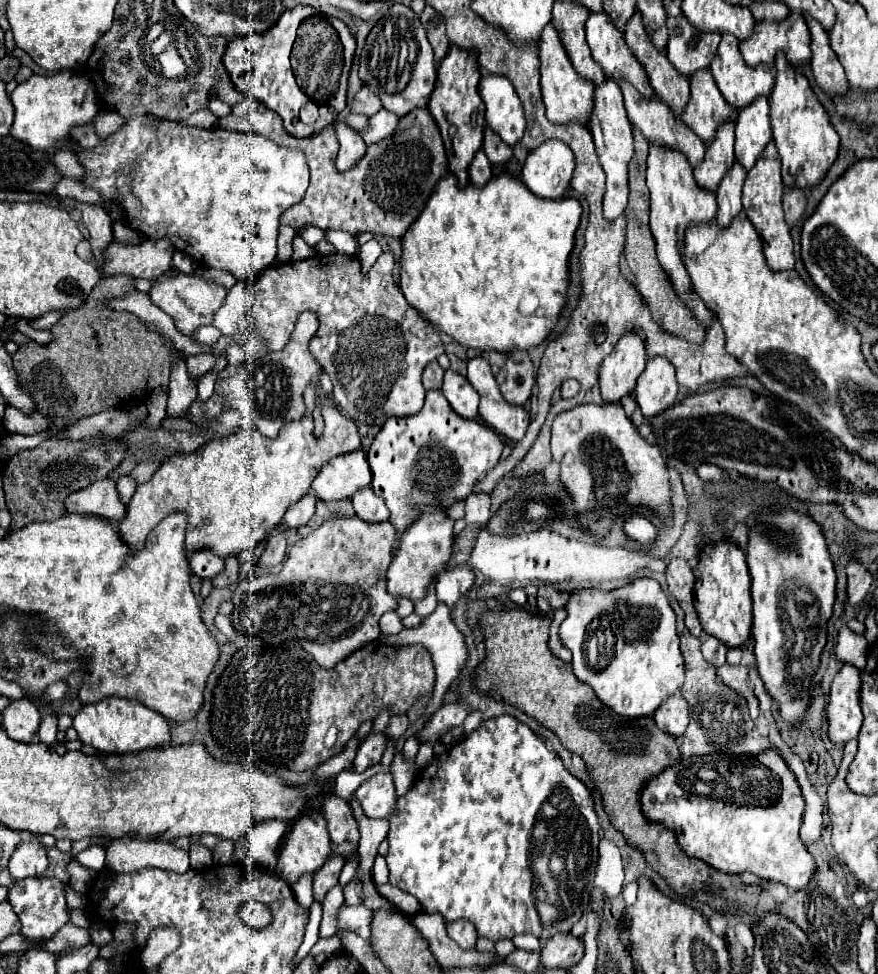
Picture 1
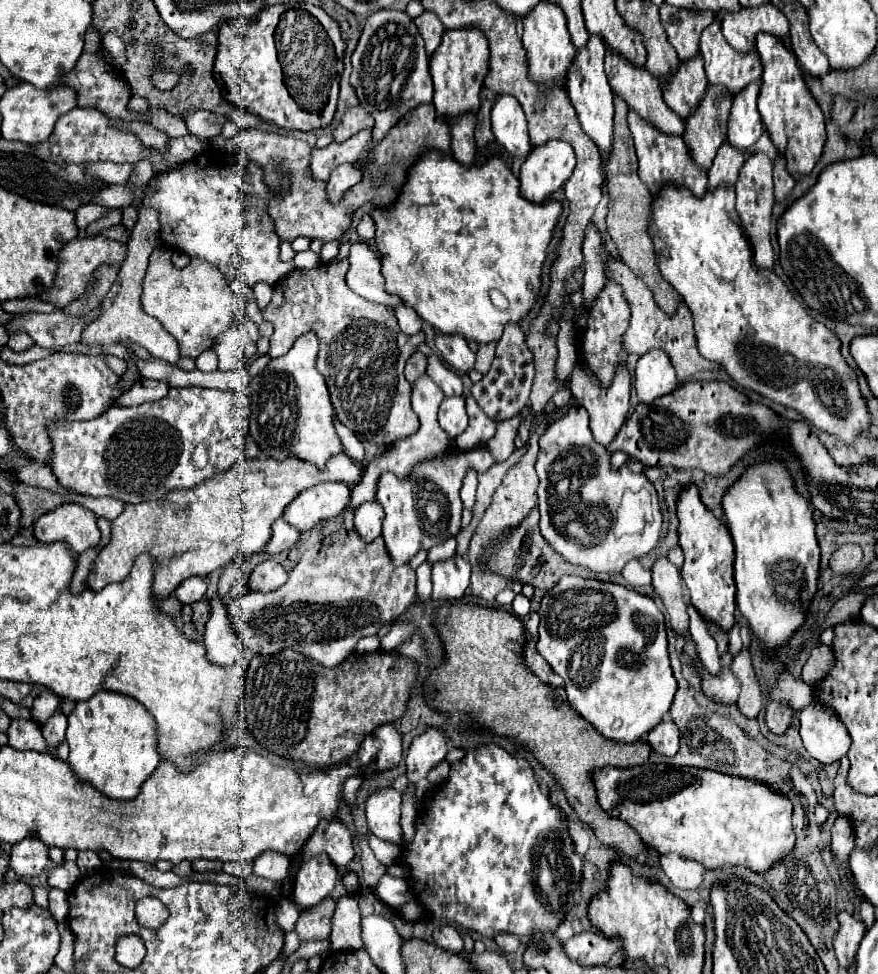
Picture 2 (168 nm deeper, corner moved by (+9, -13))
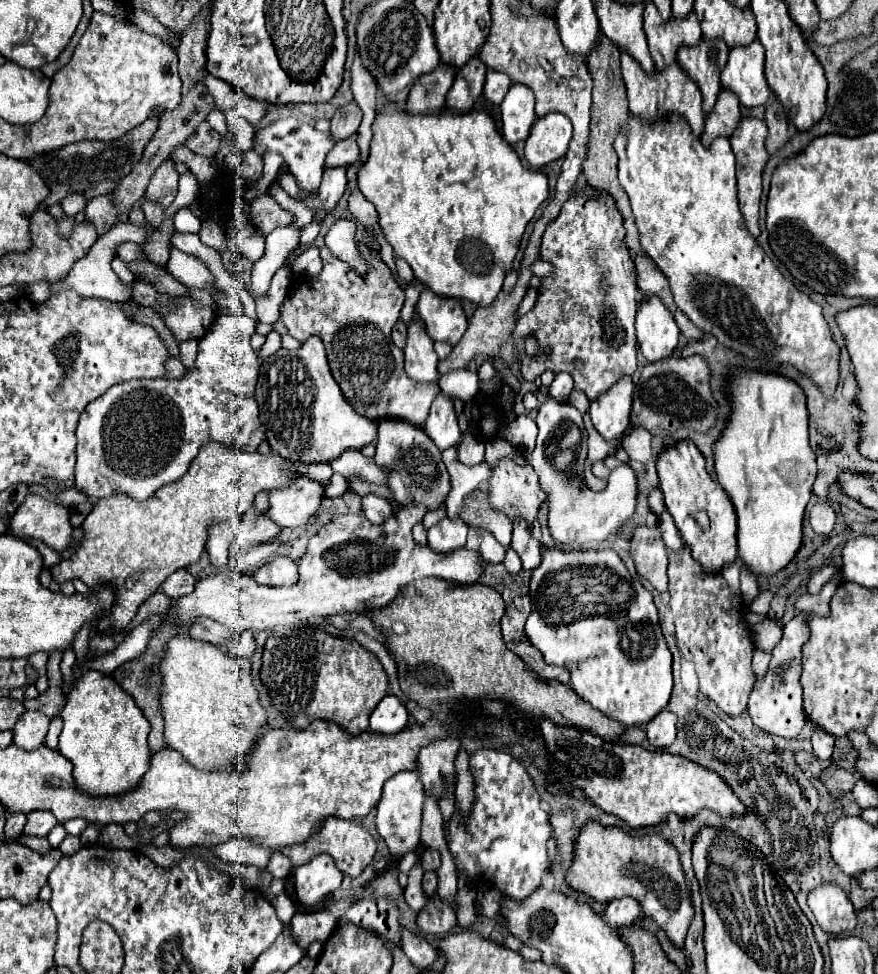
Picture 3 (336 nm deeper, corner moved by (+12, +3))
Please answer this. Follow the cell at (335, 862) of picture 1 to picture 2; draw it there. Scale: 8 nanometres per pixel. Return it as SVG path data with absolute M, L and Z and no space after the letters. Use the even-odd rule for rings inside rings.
M328 896L314 908L302 910L298 922L296 922L296 932L300 940L324 940L330 936L330 918L334 912L334 900Z

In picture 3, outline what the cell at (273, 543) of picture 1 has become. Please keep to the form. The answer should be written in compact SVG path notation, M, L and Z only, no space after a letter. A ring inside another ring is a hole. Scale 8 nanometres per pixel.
M273 558L265 566L257 568L253 578L265 586L293 586L299 578L297 564L291 558Z

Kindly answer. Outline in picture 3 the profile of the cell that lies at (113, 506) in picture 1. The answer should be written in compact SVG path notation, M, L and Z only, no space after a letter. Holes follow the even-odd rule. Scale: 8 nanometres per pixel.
M27 496L19 504L9 522L9 530L17 538L35 538L49 548L63 552L71 540L73 526L69 524L69 508L51 504L39 496Z

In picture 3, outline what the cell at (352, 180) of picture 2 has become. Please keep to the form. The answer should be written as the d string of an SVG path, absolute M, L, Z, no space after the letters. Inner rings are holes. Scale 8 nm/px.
M327 168L323 174L321 190L319 190L319 198L323 202L325 214L317 214L315 216L317 222L323 222L335 210L345 188L347 188L347 168Z

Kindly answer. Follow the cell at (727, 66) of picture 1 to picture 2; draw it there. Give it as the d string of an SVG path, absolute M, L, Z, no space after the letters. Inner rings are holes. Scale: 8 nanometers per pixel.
M714 20L714 24L710 24L710 28L706 28L706 32L702 32L702 40L700 40L700 56L704 58L704 68L706 68L706 78L710 86L724 86L732 96L736 96L738 92L742 92L748 84L758 82L762 78L762 64L758 56L738 56L738 52L734 52L724 36L722 36L722 26L718 20Z

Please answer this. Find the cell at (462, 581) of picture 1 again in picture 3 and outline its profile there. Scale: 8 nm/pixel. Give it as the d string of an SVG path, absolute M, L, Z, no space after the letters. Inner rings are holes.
M443 518L427 530L427 544L435 552L453 552L465 546L469 526L461 518Z

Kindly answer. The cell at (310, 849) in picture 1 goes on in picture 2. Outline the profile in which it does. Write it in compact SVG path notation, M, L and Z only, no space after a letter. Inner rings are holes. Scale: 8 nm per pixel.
M326 854L312 856L306 862L302 862L294 878L292 900L300 908L310 908L318 904L318 900L330 896L334 884L336 884L336 866L330 864L330 858Z

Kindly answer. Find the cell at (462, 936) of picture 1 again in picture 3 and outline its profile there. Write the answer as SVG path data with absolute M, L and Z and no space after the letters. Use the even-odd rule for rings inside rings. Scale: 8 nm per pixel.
M431 898L421 912L417 914L417 928L423 934L435 934L435 936L443 936L447 932L451 932L457 924L455 918L455 910L451 904L443 902L441 898Z

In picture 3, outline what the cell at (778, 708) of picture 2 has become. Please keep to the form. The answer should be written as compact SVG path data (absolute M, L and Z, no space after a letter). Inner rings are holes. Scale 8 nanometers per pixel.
M805 614L795 616L791 622L783 626L783 638L773 648L773 658L769 662L767 674L755 682L751 696L749 696L749 716L753 724L771 734L771 736L783 736L783 738L797 738L803 726L807 724L807 716L803 710L803 688L799 682L801 674L801 646L807 640L807 622Z

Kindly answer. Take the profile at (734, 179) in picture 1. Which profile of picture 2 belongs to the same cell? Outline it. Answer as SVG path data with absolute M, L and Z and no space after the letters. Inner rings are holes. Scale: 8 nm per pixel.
M724 142L714 158L712 168L708 170L708 192L714 192L722 186L726 188L726 184L728 186L736 184L742 164L744 164L744 154L734 152L734 148L730 148L730 144Z

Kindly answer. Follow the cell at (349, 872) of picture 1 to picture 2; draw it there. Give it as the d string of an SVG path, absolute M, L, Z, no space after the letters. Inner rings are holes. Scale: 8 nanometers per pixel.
M348 896L340 898L336 902L336 910L334 910L334 918L332 918L332 932L330 932L332 950L362 948L362 942L358 938L358 928L360 928L358 902Z

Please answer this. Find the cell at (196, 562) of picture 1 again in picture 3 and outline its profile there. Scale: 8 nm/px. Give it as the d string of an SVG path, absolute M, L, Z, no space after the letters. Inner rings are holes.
M179 570L165 580L165 584L161 586L161 592L165 596L169 596L171 600L177 600L177 598L189 594L193 590L195 582L197 582L195 576L191 576L187 570Z

